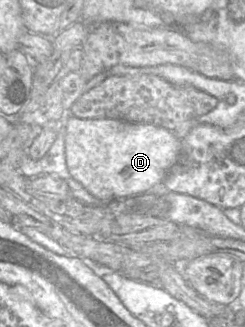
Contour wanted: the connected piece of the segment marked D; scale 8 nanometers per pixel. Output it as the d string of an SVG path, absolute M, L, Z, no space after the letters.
M67 113L65 157L68 171L102 201L143 193L161 184L181 151L182 140L164 127L109 118L80 119Z

